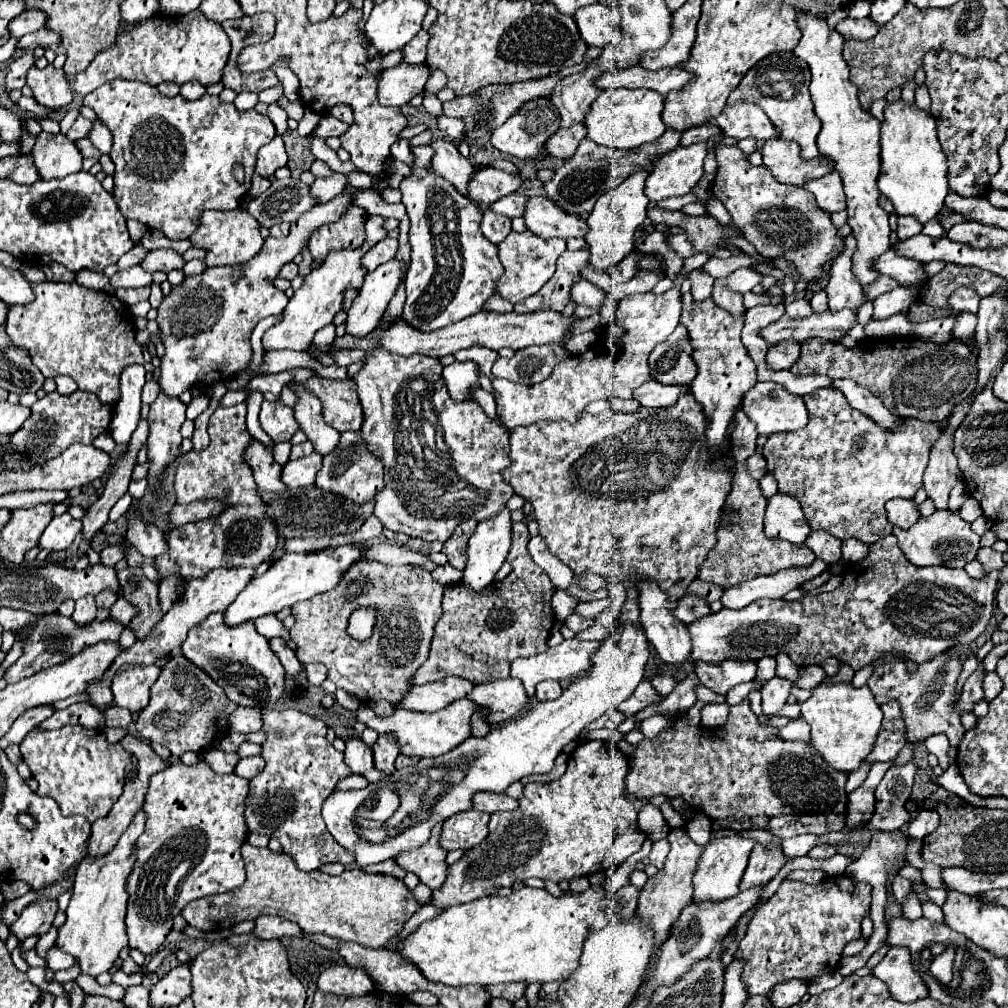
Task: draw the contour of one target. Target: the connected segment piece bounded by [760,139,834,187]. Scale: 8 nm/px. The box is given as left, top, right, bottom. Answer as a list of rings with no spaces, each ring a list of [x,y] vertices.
[[[768,139],[764,141],[762,149],[764,167],[774,175],[776,181],[792,183],[802,187],[806,181],[814,177],[822,177],[834,169],[830,165],[828,157],[822,157],[822,161],[802,161],[798,159],[798,145],[794,141],[782,141],[782,139]]]

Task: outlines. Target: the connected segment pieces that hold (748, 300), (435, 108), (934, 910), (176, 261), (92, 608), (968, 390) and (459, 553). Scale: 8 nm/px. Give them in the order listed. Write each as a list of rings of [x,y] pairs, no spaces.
[[[754,293],[744,295],[744,307],[746,309],[752,309],[760,303],[784,303],[784,295],[754,295]]]
[[[426,89],[422,92],[424,99],[422,106],[432,115],[439,117],[442,115],[442,103],[435,94],[429,93]]]
[[[930,899],[922,901],[922,911],[924,911],[926,919],[930,919],[930,921],[942,921],[942,909],[936,903],[932,903]]]
[[[156,249],[156,251],[150,251],[144,261],[142,261],[142,269],[154,273],[154,271],[174,271],[174,269],[182,269],[184,267],[184,259],[180,253],[172,251],[172,249]]]
[[[86,595],[86,597],[82,597],[82,599],[76,601],[76,609],[72,613],[72,619],[78,621],[80,625],[86,625],[86,623],[90,623],[90,621],[96,619],[96,613],[97,606],[94,597],[92,595]]]
[[[804,341],[800,361],[790,367],[790,373],[852,379],[868,387],[898,417],[944,421],[950,417],[954,405],[968,399],[976,389],[978,365],[972,357],[976,355],[964,349],[960,341],[954,341],[952,349],[930,349],[926,341],[890,341],[888,345],[882,341],[864,341],[856,347]]]
[[[474,519],[462,521],[462,525],[458,525],[458,529],[452,533],[452,537],[444,543],[442,551],[448,555],[450,565],[454,565],[456,569],[464,569],[464,565],[468,561],[468,555],[466,555],[468,539],[472,537],[472,533],[476,529],[476,523],[478,521],[474,521]]]

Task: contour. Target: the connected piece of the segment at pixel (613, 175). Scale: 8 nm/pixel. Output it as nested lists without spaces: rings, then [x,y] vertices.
[[[666,129],[666,133],[654,141],[654,143],[648,143],[648,145],[640,145],[636,149],[630,149],[630,151],[620,151],[620,149],[608,149],[608,147],[600,147],[600,145],[594,145],[592,141],[588,139],[582,139],[576,155],[572,159],[568,159],[554,175],[552,181],[544,183],[544,189],[548,193],[548,197],[552,201],[556,201],[562,209],[566,209],[566,213],[576,213],[576,215],[582,215],[582,213],[590,213],[590,209],[594,207],[594,201],[598,201],[600,197],[600,191],[610,191],[614,187],[618,187],[622,181],[626,181],[632,173],[636,173],[638,169],[642,171],[648,171],[650,169],[650,161],[660,155],[660,153],[668,153],[672,149],[678,147],[680,143],[680,131],[674,131],[674,129]]]

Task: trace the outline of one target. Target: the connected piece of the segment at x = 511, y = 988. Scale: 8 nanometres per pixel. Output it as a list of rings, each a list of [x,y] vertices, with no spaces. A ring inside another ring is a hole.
[[[504,983],[504,985],[490,985],[488,987],[488,993],[492,995],[492,997],[504,997],[504,999],[508,999],[508,1001],[518,1001],[522,995],[524,995],[524,991],[526,991],[526,983]]]

